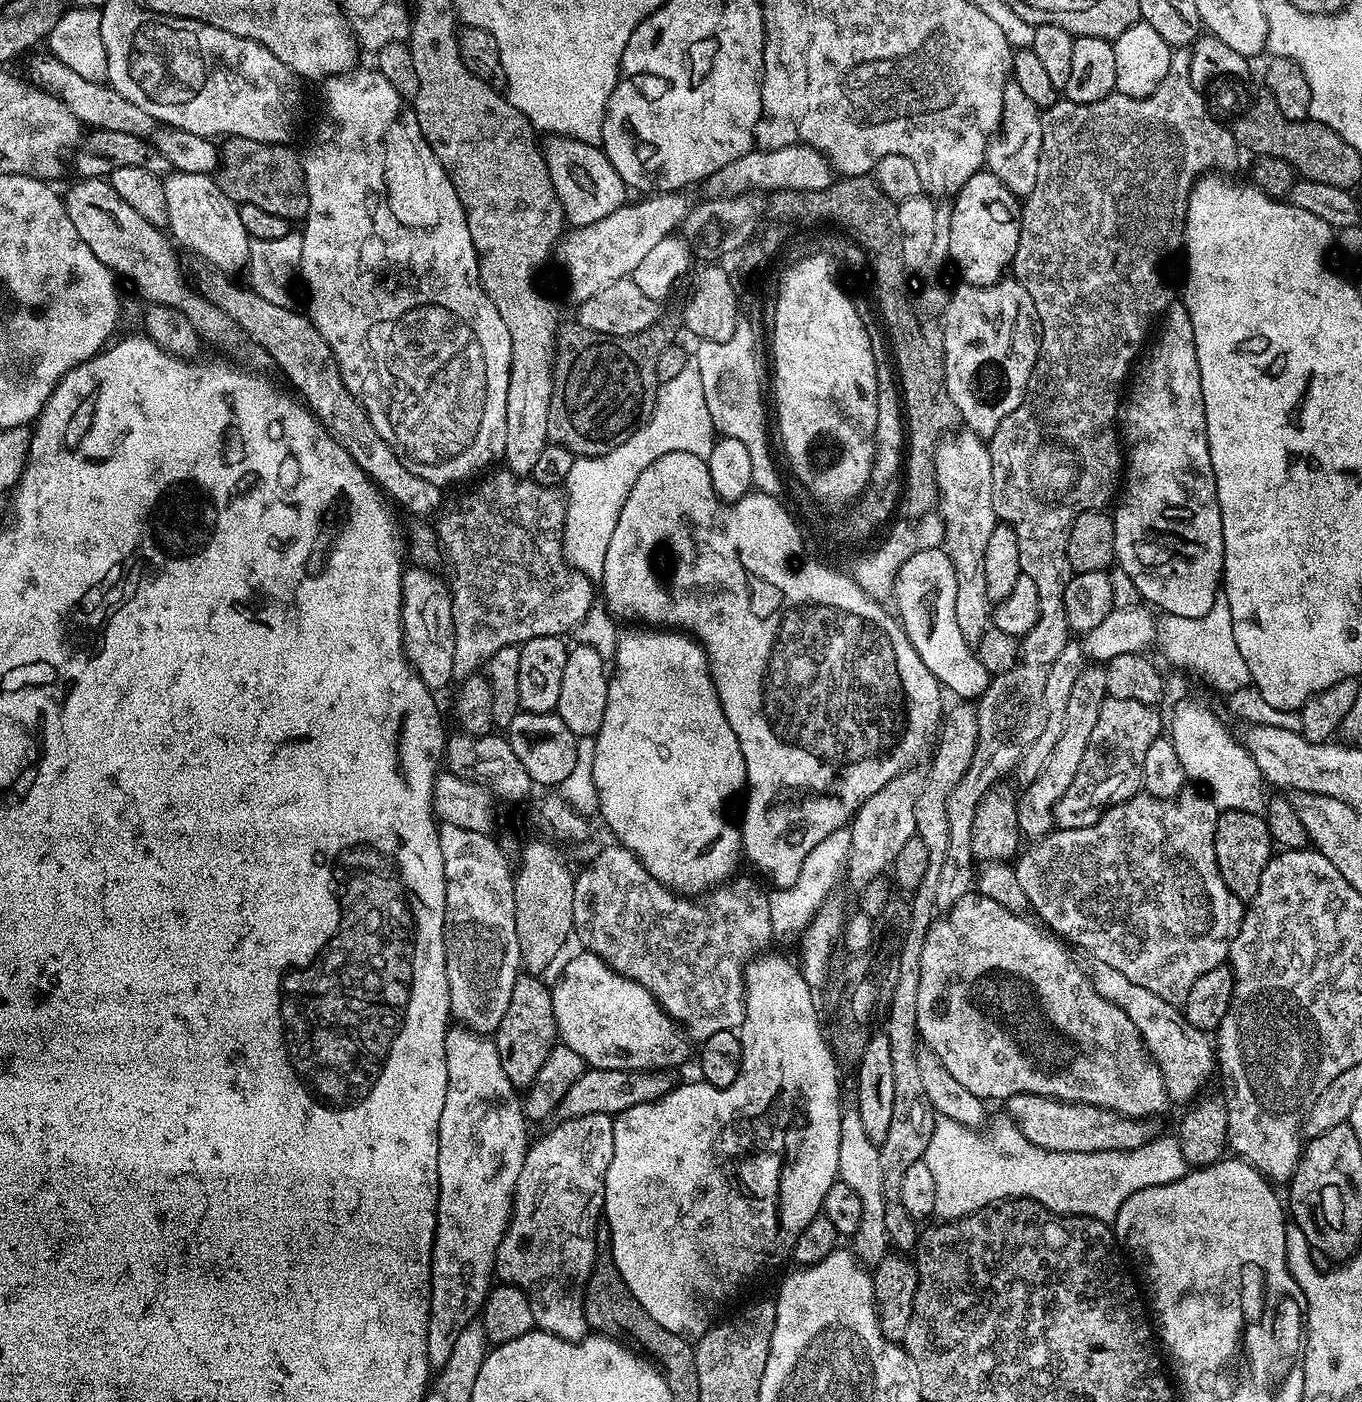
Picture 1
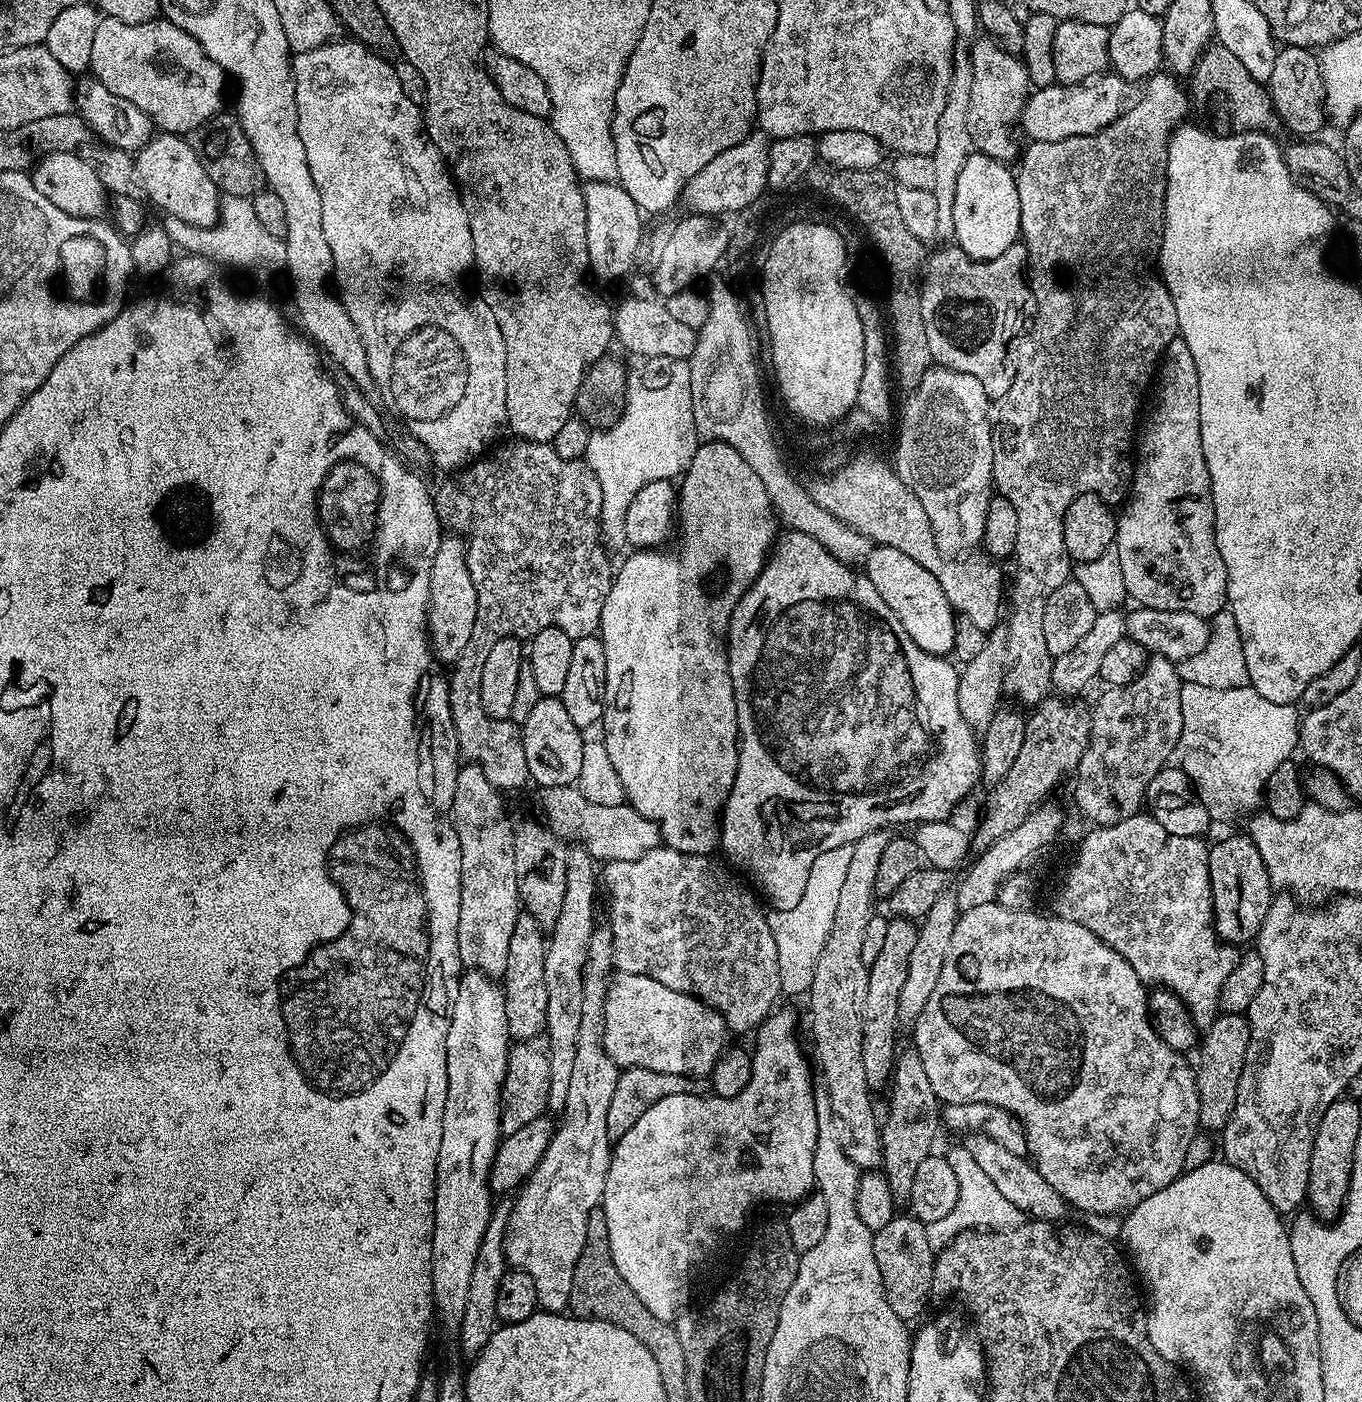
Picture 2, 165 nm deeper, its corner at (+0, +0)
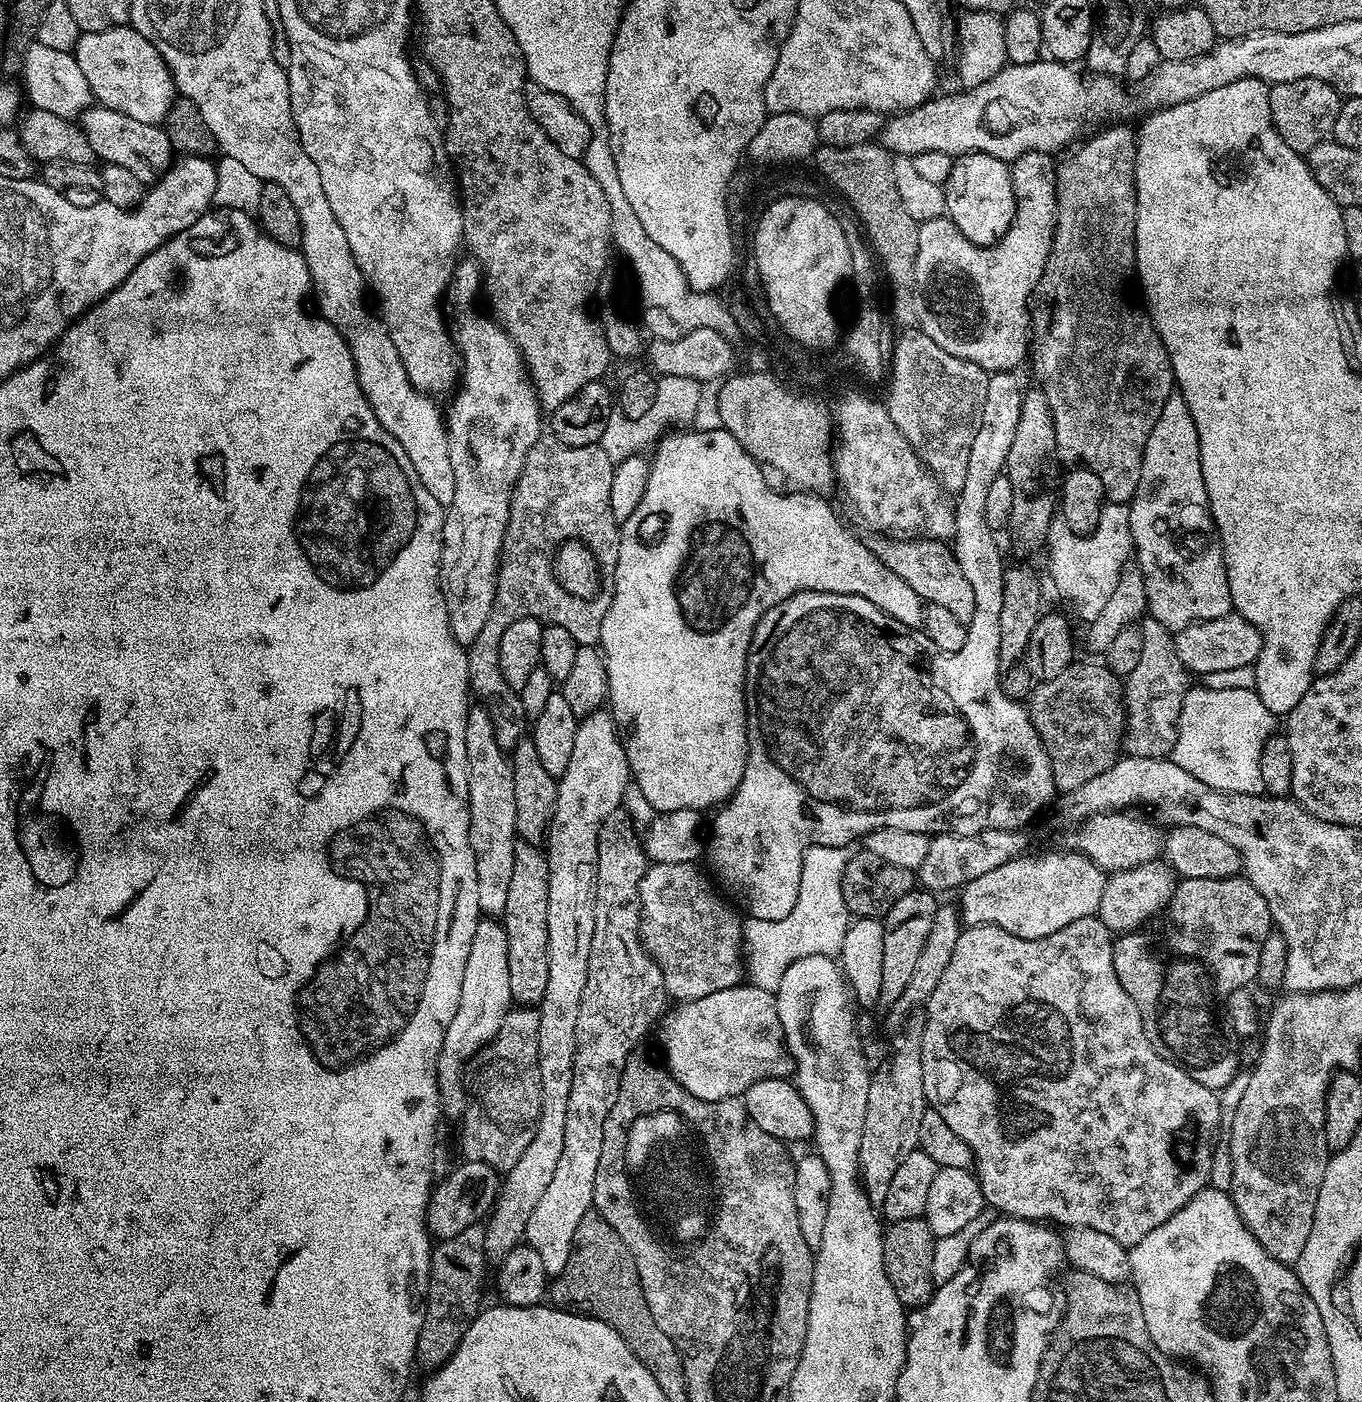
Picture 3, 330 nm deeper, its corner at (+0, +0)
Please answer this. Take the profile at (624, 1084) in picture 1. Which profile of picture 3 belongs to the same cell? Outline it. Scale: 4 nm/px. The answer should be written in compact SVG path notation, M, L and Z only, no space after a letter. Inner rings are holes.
M464 1160L460 1165L445 1178L437 1183L432 1190L432 1196L428 1200L428 1230L437 1241L454 1238L454 1234L462 1234L470 1226L480 1224L491 1213L493 1205L496 1203L496 1194L500 1191L502 1176L497 1169L492 1168L486 1162L477 1160Z

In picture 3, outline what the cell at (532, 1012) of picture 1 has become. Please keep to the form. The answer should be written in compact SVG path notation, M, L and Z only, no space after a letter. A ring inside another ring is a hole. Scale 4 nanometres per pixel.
M517 839L514 874L510 874L510 891L506 893L502 923L508 938L510 994L520 1006L539 1006L546 994L546 981L550 979L546 902L550 902L550 870L545 849Z

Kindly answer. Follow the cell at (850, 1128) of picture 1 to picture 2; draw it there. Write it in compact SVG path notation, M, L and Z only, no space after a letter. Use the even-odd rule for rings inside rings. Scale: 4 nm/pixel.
M881 830L866 834L852 845L854 855L850 858L838 906L834 909L834 926L830 926L830 938L826 938L822 954L818 954L814 982L806 996L812 1011L812 1040L828 1079L826 1091L836 1137L842 1150L846 1150L846 1156L861 1170L876 1170L884 1163L880 1141L882 1124L878 1118L876 1121L876 1112L872 1109L873 1093L866 1082L866 1066L862 1064L862 1006L866 1002L868 981L868 965L862 962L862 938L874 914L872 900L877 899L874 878L889 839L889 833Z

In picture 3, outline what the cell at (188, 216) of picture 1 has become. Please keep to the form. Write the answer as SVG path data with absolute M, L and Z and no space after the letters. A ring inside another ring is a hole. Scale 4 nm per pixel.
M93 106L85 110L78 123L90 142L90 150L97 161L114 166L126 166L134 178L152 182L168 171L174 160L174 149L170 138L159 124L138 122L118 110Z

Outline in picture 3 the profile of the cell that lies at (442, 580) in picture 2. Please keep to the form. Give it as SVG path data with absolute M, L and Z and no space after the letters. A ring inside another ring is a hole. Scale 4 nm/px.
M467 259L457 263L446 293L447 299L452 299L453 306L460 311L456 316L456 328L454 324L454 343L462 353L462 379L451 397L452 413L446 416L450 463L456 485L454 502L447 504L444 514L444 549L440 555L440 589L450 618L450 630L465 646L478 638L482 626L486 626L486 618L490 618L496 597L496 570L500 567L500 552L504 549L504 535L510 518L512 487L522 474L526 454L542 435L540 400L536 396L536 387L528 378L524 355L495 320L487 315L476 316L475 310L468 308L476 292L478 296L481 291L482 269L475 259Z

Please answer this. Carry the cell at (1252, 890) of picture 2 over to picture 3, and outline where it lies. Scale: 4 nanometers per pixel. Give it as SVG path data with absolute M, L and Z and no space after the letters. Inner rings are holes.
M1243 875L1222 876L1218 878L1184 878L1177 883L1176 888L1172 891L1172 903L1170 905L1170 913L1172 912L1173 928L1169 930L1168 937L1163 940L1160 936L1155 936L1152 932L1144 932L1148 930L1137 930L1135 932L1125 932L1112 945L1112 953L1114 954L1114 968L1118 974L1118 980L1122 982L1122 990L1126 990L1126 994L1130 994L1130 998L1134 998L1134 1006L1138 1006L1138 1014L1142 1014L1142 1026L1146 1030L1146 1038L1150 1038L1150 1042L1154 1046L1154 1050L1158 1050L1158 1054L1162 1054L1166 1059L1174 1061L1181 1068L1187 1070L1190 1078L1194 1078L1198 1082L1202 1082L1213 1090L1221 1090L1236 1076L1236 1044L1231 1031L1222 1029L1216 1025L1216 1020L1212 1015L1215 1014L1216 996L1212 993L1212 987L1220 988L1223 984L1227 986L1248 986L1253 983L1258 974L1258 958L1262 954L1262 942L1266 942L1268 933L1273 931L1272 915L1266 906L1266 898L1262 898L1262 894L1258 894L1258 890Z

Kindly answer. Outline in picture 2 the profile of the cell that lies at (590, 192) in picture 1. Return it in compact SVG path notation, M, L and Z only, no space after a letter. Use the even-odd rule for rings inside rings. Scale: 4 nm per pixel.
M587 181L583 185L584 201L586 202L586 246L588 247L588 263L591 271L596 271L600 280L616 280L624 276L636 264L636 251L640 248L640 219L642 213L640 208L626 194L626 190L616 182Z

